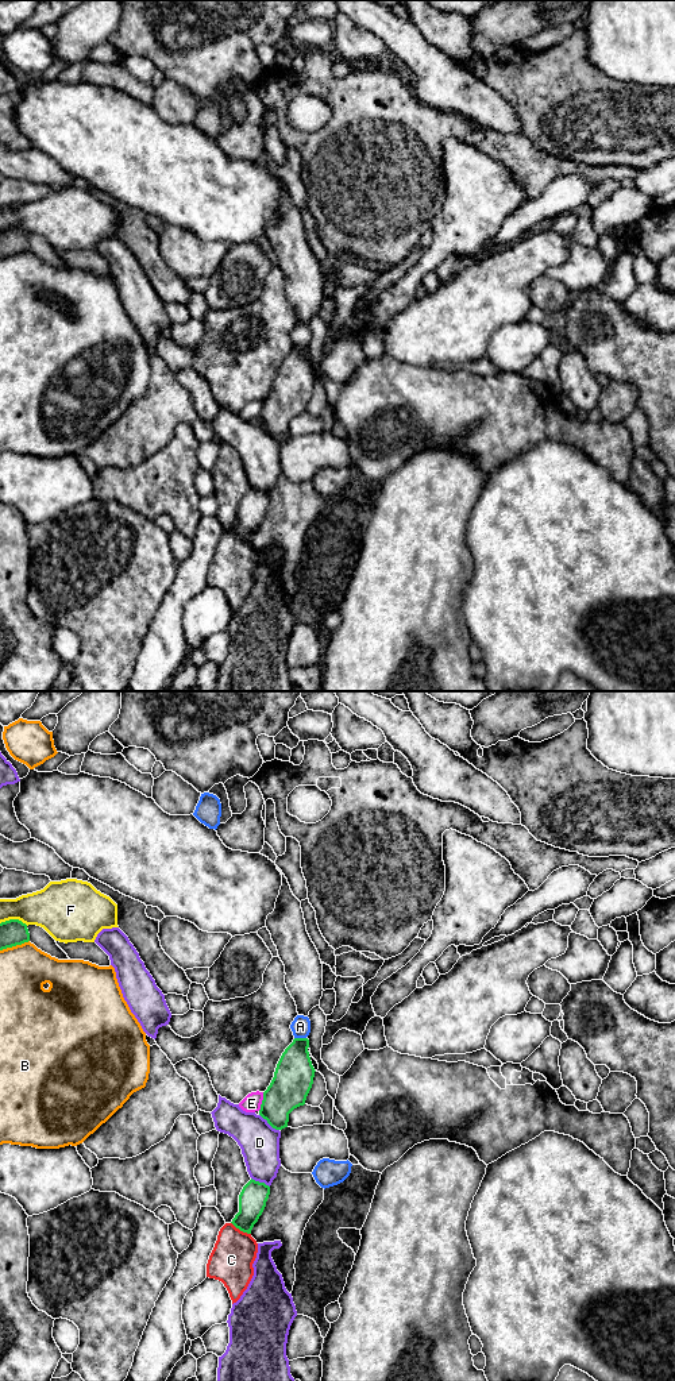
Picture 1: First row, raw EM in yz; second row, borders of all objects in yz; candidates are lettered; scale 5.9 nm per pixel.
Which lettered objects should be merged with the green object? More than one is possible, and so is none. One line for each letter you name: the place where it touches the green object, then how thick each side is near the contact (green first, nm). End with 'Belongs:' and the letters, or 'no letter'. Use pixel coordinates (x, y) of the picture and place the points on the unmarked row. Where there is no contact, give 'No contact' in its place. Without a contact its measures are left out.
Belongs: no letter

